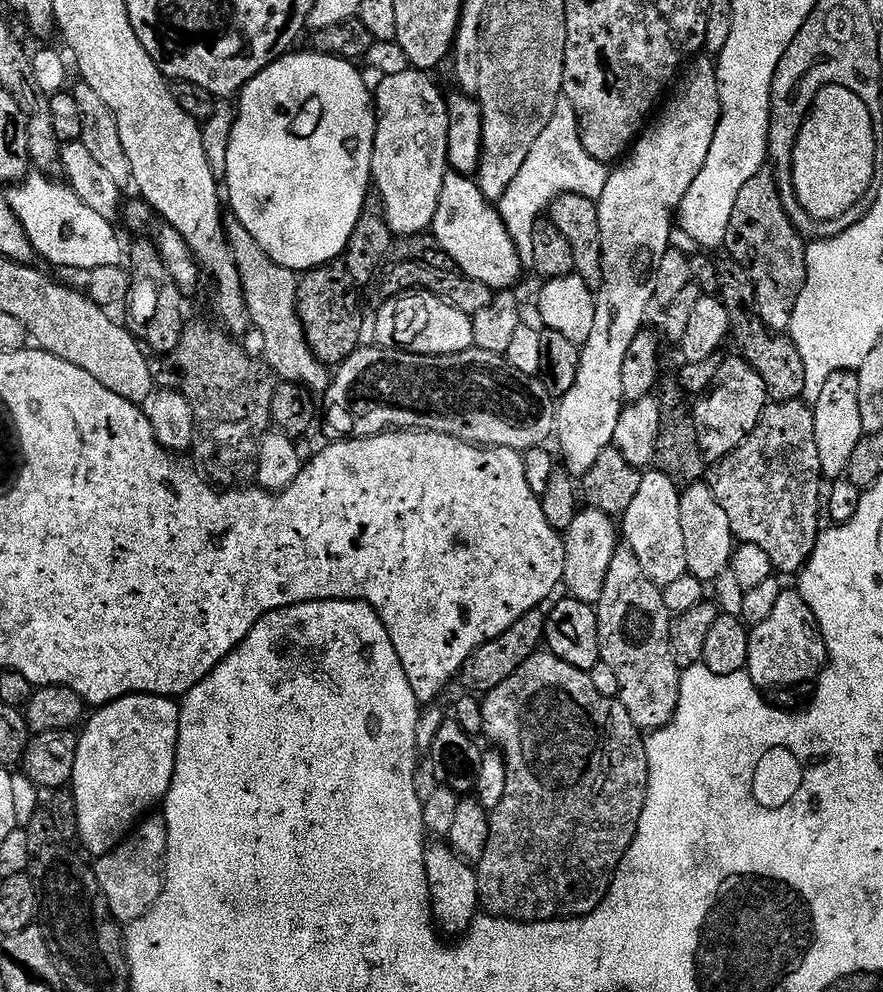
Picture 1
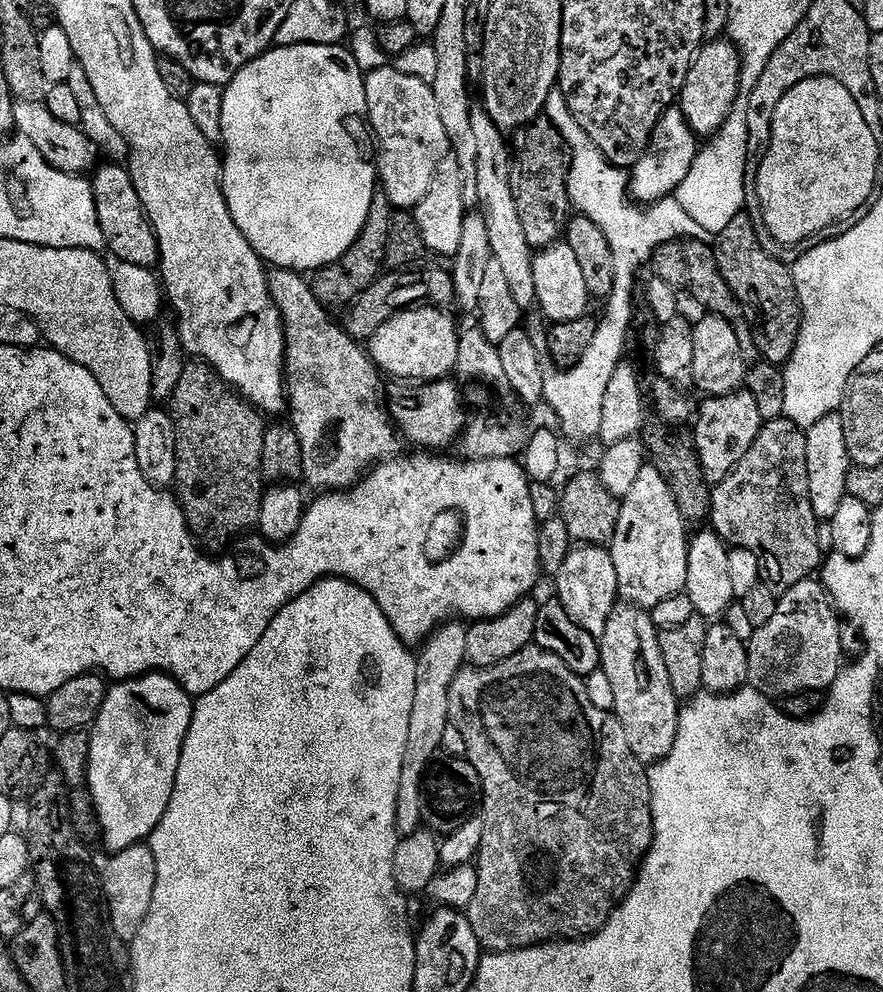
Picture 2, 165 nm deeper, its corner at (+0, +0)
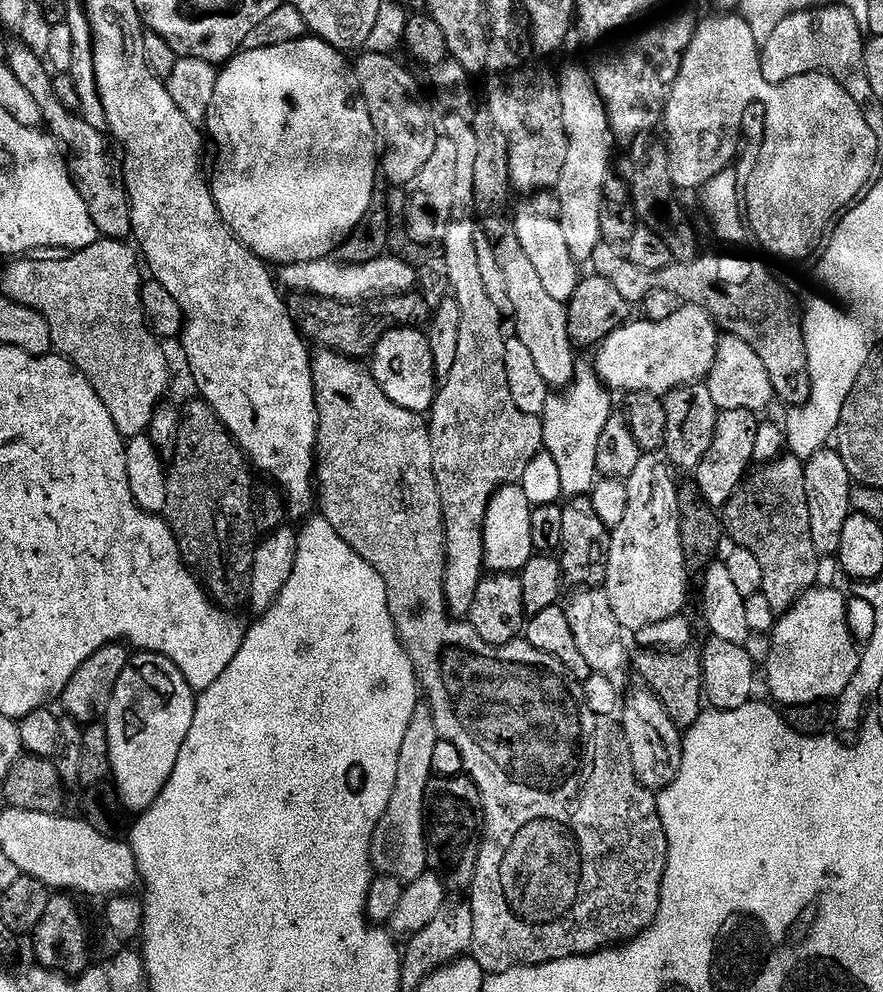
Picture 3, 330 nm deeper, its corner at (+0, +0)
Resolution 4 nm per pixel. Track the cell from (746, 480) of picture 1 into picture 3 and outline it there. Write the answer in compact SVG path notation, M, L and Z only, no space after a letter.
M781 454L757 467L723 508L722 524L728 527L727 539L729 536L735 547L750 550L758 558L762 565L762 594L777 614L789 612L804 593L816 587L821 555L810 534L804 464L795 456Z

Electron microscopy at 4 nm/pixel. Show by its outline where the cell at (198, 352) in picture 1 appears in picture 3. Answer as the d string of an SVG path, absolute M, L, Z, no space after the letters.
M199 398L193 400L193 404L183 405L182 408L178 450L167 469L166 506L162 516L176 535L181 558L197 577L202 578L204 590L213 605L225 610L236 610L232 608L245 607L248 604L248 587L252 581L252 567L256 561L258 533L252 521L253 473L250 471L248 457L222 426L214 410Z

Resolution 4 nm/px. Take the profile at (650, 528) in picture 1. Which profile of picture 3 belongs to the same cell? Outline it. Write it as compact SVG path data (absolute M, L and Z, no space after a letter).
M641 455L634 474L630 474L630 478L626 481L628 486L626 515L617 528L611 529L608 573L602 588L608 593L610 610L614 610L614 618L618 618L620 625L632 634L641 632L643 628L654 626L655 623L660 623L671 616L679 616L685 611L684 599L688 596L690 575L684 564L682 543L679 538L678 484L672 481L671 474L673 475L669 465L659 455Z

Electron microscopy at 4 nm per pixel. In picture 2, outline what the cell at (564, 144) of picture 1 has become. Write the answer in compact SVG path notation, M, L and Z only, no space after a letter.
M554 90L550 94L546 116L547 119L551 120L553 126L560 131L560 137L563 138L567 155L570 157L567 166L569 205L577 213L590 218L596 223L598 230L602 230L602 234L606 234L606 242L610 242L610 254L614 254L614 262L616 263L614 278L618 282L632 280L643 268L647 269L652 263L652 256L655 251L663 244L680 242L685 238L697 240L703 244L713 243L714 235L709 230L706 230L705 227L701 227L697 222L694 222L694 219L686 214L685 207L680 206L676 199L658 200L643 206L631 199L629 173L623 168L614 167L601 154L598 146L594 146L594 142L590 142L590 134L586 134L586 130L582 130L582 126L578 126L578 118L574 118L574 114L570 114L570 106L566 102L564 95L558 90Z

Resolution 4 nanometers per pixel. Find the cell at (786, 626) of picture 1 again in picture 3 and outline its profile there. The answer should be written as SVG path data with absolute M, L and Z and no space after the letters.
M815 587L804 593L789 612L777 619L770 633L768 692L785 709L839 701L858 670L862 652L852 641L848 600L838 591L835 587Z

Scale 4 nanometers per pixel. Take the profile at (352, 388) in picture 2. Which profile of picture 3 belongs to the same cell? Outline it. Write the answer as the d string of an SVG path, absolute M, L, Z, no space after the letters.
M320 350L317 353L312 356L312 381L316 391L314 480L318 485L319 511L326 518L326 522L330 522L334 530L338 530L338 538L342 538L342 542L346 542L346 546L350 546L350 550L354 550L363 560L370 562L370 566L374 566L378 574L382 574L382 582L386 582L390 618L396 627L400 645L404 647L414 666L416 682L426 701L426 707L432 712L436 733L440 735L440 739L450 742L458 750L465 773L475 782L482 794L484 840L480 844L478 866L470 893L474 914L471 959L476 960L486 974L495 974L515 968L528 968L531 964L545 964L575 956L593 956L595 952L602 952L613 946L623 945L629 940L635 940L644 929L656 921L662 898L662 878L668 865L668 839L662 826L653 789L643 788L634 774L634 762L630 758L630 746L624 737L623 727L611 719L594 715L584 707L577 689L576 692L572 689L573 681L565 675L562 665L554 658L534 650L534 646L530 646L527 639L520 638L513 643L495 648L494 645L487 644L472 629L471 623L454 622L452 613L448 611L444 589L448 561L444 515L442 498L438 494L438 482L434 478L434 454L430 450L427 423L417 413L402 410L402 406L394 406L394 402L390 402L390 398L382 394L382 386L378 386L371 371L365 365L363 368L363 363L359 359L351 359L327 350Z

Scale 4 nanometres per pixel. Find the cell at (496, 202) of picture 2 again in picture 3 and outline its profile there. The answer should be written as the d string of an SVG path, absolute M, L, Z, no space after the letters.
M515 234L501 235L495 249L502 278L506 278L506 304L512 307L512 316L516 319L515 339L520 340L526 350L530 350L530 358L534 358L534 366L540 377L548 383L549 389L563 390L572 383L578 371L577 353L572 341L568 339L568 313L565 305L554 302L554 298L550 298L550 293L542 287L530 258L526 258L526 250L522 250Z

